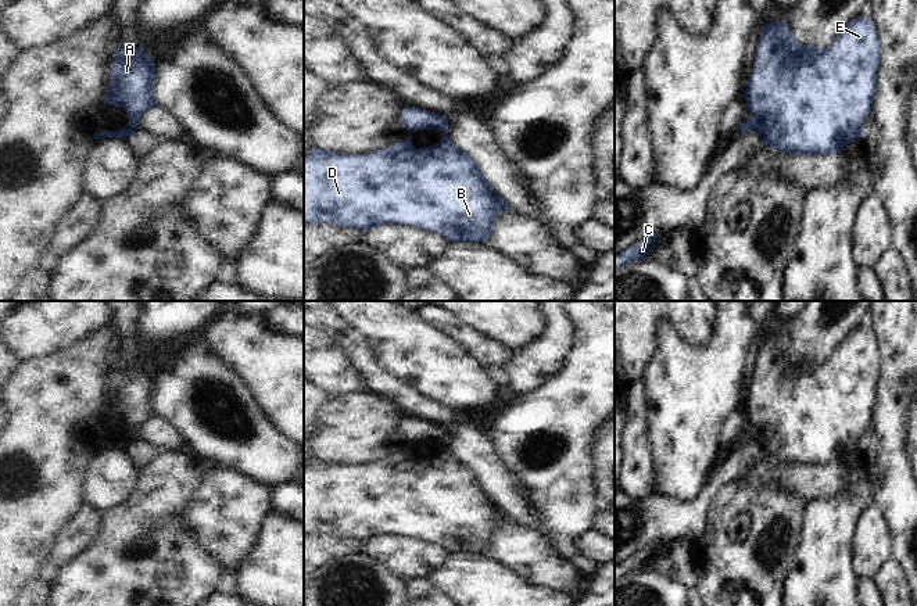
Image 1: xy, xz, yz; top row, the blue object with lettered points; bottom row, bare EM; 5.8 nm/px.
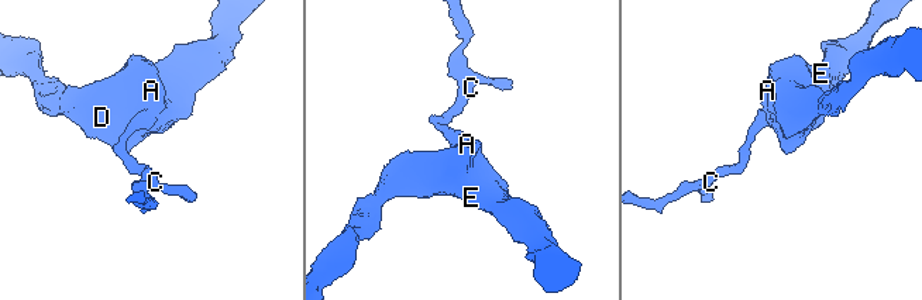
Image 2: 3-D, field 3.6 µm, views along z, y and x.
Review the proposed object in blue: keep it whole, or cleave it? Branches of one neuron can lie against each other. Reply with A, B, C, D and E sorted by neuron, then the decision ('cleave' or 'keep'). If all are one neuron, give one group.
groups A B D E / C; cleave

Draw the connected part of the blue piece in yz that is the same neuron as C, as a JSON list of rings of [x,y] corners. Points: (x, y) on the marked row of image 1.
[[[653,232],[641,241],[637,241],[626,251],[615,255],[615,269],[620,269],[634,261],[641,261],[655,247],[655,240],[659,232]]]

